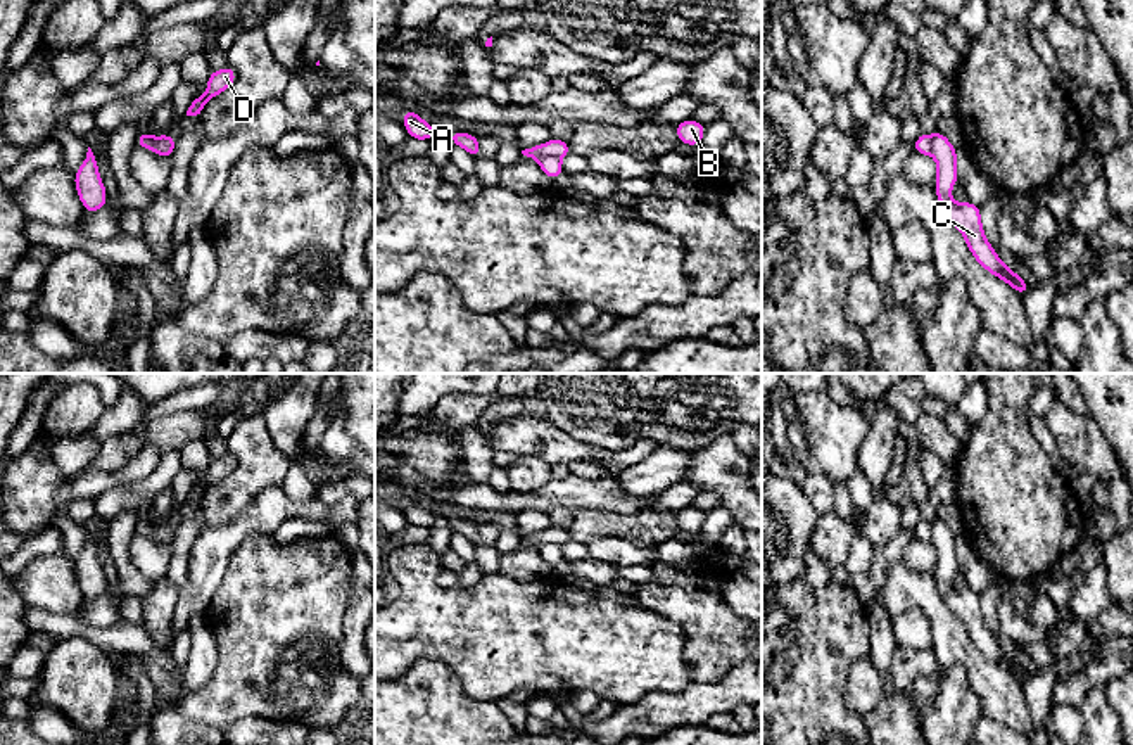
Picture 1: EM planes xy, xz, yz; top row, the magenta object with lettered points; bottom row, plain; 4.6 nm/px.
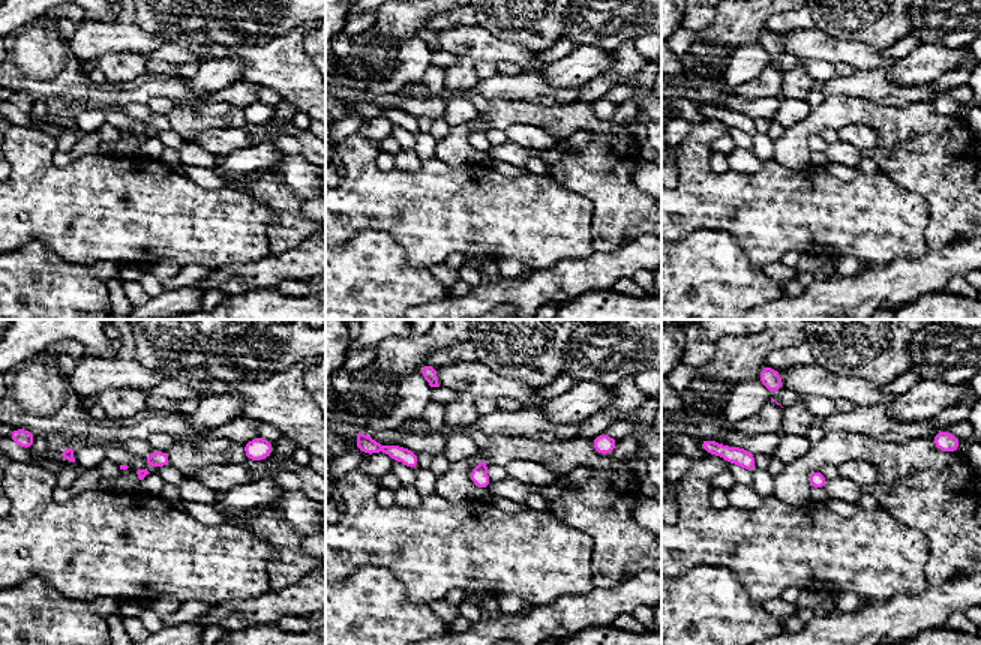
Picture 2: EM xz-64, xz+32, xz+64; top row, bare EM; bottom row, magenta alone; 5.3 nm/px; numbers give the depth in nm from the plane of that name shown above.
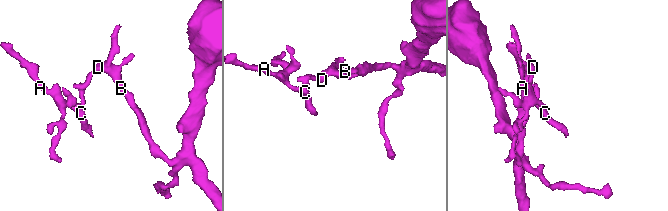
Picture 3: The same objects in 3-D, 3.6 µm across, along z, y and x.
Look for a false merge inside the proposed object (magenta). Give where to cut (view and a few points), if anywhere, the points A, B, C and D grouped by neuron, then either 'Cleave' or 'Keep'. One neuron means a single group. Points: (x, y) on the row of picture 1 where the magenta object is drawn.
Split along xz (560, 156), (543, 156), (538, 161). Groups: A C / B D. Cleave

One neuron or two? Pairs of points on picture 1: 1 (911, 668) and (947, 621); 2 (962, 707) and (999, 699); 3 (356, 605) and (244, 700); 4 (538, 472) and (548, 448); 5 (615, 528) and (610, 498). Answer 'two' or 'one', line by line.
1: two
2: two
3: two
4: two
5: two

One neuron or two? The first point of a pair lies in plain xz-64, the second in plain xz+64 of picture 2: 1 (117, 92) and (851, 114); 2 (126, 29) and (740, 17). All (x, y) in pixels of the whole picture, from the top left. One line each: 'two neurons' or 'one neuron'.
1: two neurons
2: two neurons

